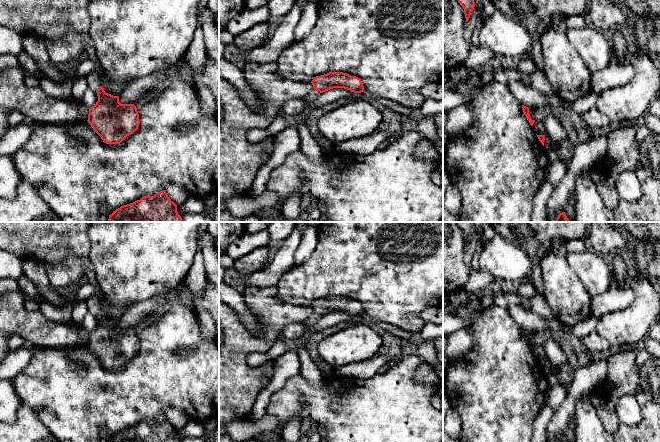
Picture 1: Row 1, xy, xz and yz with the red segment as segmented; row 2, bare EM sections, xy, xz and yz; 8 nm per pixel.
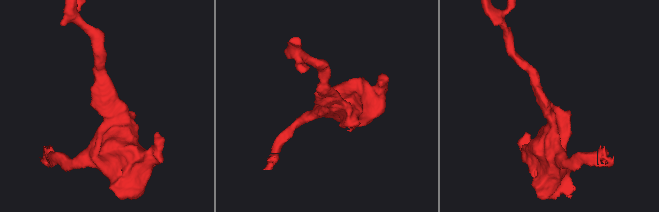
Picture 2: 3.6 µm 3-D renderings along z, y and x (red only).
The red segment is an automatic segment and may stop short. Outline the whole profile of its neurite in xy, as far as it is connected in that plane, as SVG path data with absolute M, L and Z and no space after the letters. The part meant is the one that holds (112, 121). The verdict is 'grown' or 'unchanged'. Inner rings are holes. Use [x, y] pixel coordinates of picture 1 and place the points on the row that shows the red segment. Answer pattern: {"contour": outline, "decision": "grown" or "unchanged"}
{"contour": "M100 86L96 90L98 101L89 108L88 123L106 144L120 144L139 127L140 120L134 104L121 104Z", "decision": "unchanged"}

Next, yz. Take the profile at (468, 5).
{"contour": "M458 0L458 2L464 9L464 14L467 22L470 18L472 10L475 7L475 2L474 0Z", "decision": "unchanged"}

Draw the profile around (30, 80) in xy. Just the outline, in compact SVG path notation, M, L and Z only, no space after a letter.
M26 74L24 81L29 87L40 86L40 79L38 79L35 75Z

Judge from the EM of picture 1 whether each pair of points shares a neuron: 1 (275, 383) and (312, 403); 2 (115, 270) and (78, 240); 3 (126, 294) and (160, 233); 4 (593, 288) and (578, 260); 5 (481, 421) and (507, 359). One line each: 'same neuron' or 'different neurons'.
1: different neurons
2: different neurons
3: same neuron
4: same neuron
5: same neuron

